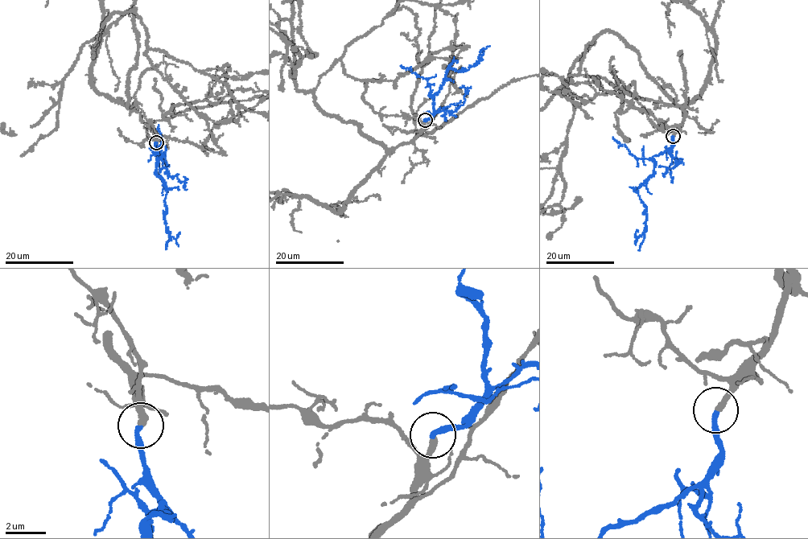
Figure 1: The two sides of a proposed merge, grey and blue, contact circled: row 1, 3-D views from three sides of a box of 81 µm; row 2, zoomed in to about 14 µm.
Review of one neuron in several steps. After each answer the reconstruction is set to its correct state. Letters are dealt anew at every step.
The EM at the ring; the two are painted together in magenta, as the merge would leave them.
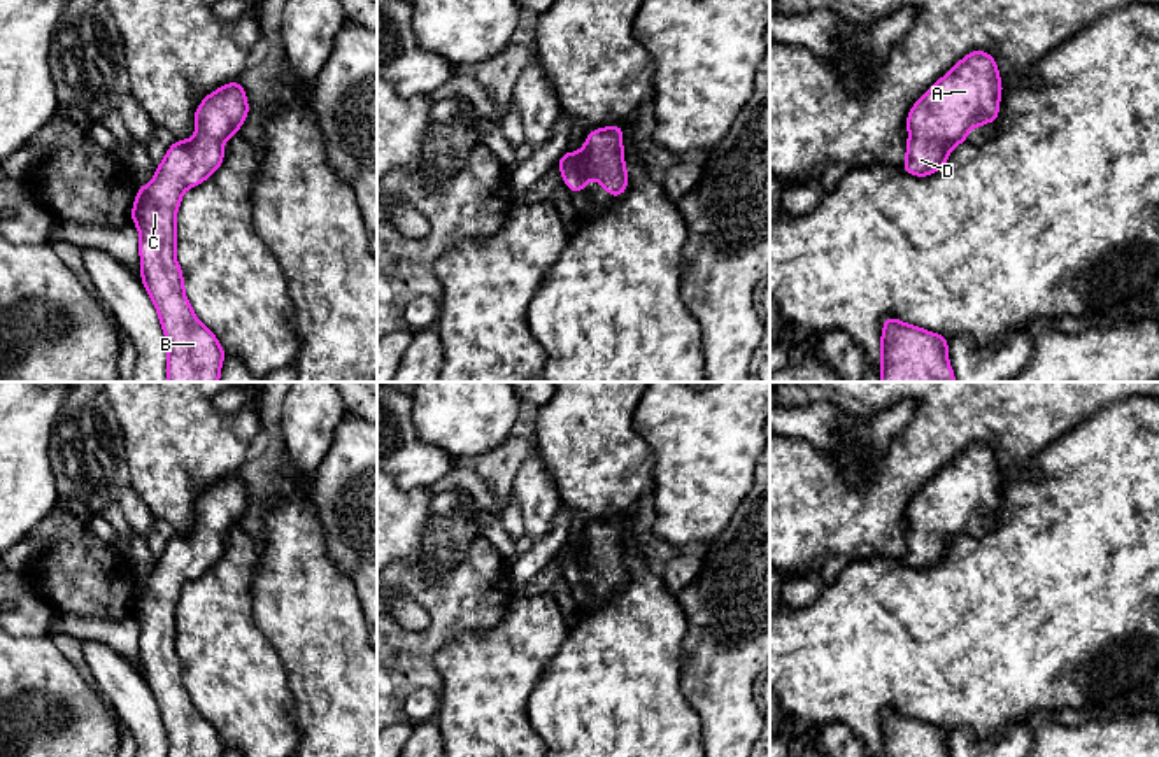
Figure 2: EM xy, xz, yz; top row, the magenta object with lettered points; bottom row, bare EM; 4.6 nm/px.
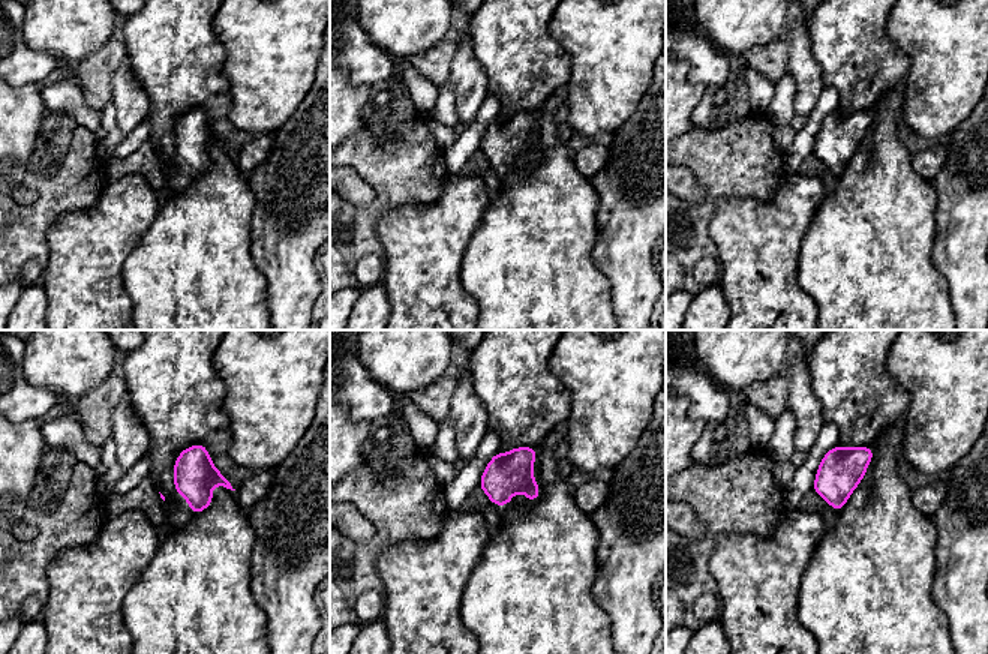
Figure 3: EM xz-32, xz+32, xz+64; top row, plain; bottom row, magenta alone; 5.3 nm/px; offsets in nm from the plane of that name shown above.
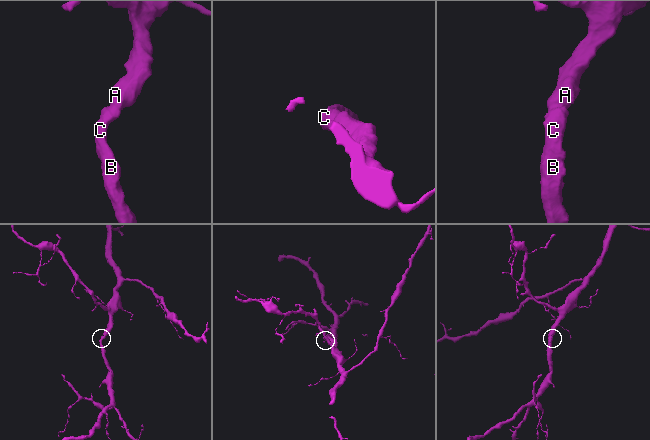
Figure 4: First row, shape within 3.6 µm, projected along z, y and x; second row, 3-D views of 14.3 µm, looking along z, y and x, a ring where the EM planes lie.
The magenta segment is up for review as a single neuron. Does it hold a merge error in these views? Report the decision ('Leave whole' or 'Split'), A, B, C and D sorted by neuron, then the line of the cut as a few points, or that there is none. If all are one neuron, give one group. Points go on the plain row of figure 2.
Leave whole. Groups: A B C D. No split

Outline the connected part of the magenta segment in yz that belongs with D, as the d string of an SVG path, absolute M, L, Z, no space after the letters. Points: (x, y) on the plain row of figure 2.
M971 443L928 482L907 508L908 536L901 561L926 570L940 562L968 522L994 515L1003 478L996 452Z

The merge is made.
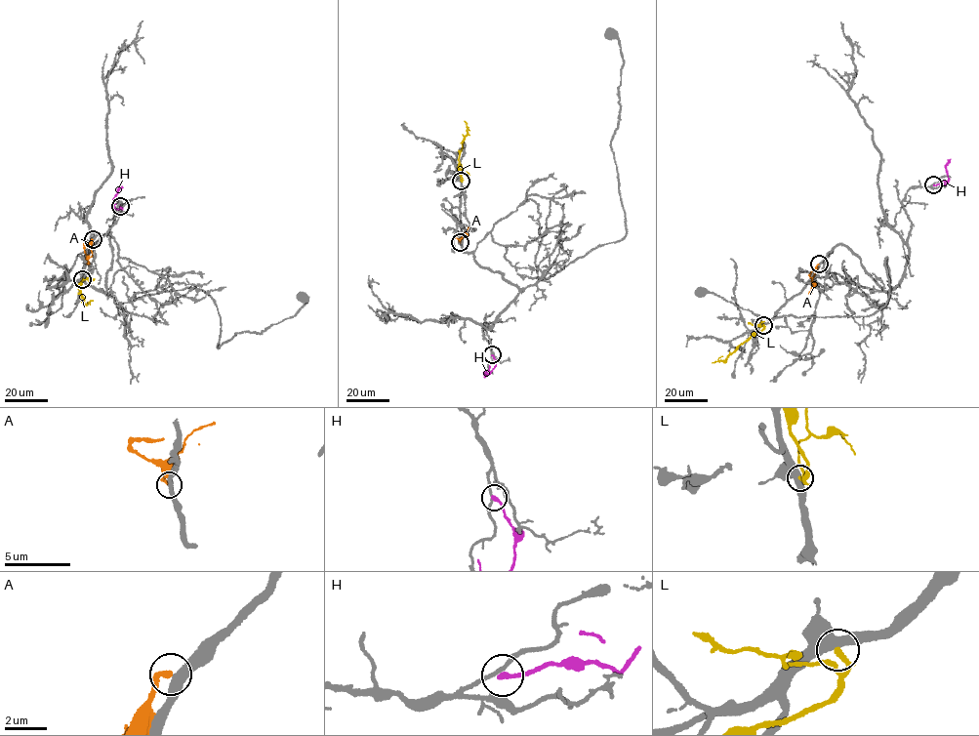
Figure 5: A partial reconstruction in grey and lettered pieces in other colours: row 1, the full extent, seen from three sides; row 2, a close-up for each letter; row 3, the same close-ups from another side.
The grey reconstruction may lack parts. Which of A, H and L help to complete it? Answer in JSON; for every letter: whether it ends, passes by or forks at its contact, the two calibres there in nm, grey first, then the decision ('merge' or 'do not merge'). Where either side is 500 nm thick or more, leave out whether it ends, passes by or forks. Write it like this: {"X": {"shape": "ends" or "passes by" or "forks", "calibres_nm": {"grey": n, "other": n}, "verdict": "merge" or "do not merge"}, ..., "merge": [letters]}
{"A": {"shape": "ends", "calibres_nm": {"grey": 360, "other": 240}, "verdict": "do not merge"}, "H": {"shape": "ends", "calibres_nm": {"grey": 170, "other": 260}, "verdict": "do not merge"}, "L": {"calibres_nm": {"grey": 500, "other": 260}, "verdict": "do not merge"}, "merge": []}

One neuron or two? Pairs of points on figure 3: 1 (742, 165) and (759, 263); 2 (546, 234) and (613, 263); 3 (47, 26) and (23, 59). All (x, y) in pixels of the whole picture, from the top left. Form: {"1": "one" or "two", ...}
{"1": "two", "2": "two", "3": "two"}

